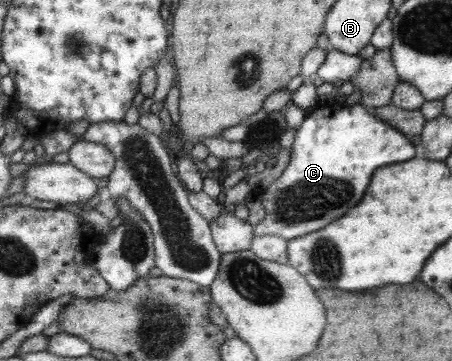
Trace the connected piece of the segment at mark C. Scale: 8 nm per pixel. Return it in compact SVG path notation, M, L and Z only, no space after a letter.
M360 102L352 106L318 103L305 116L295 133L292 146L289 164L283 173L266 188L257 190L259 200L265 206L266 215L255 226L255 236L275 234L289 241L321 230L329 222L345 216L351 208L355 208L361 202L361 194L367 190L369 180L377 168L407 162L415 156L415 146L397 128L377 118L372 107L363 106Z

